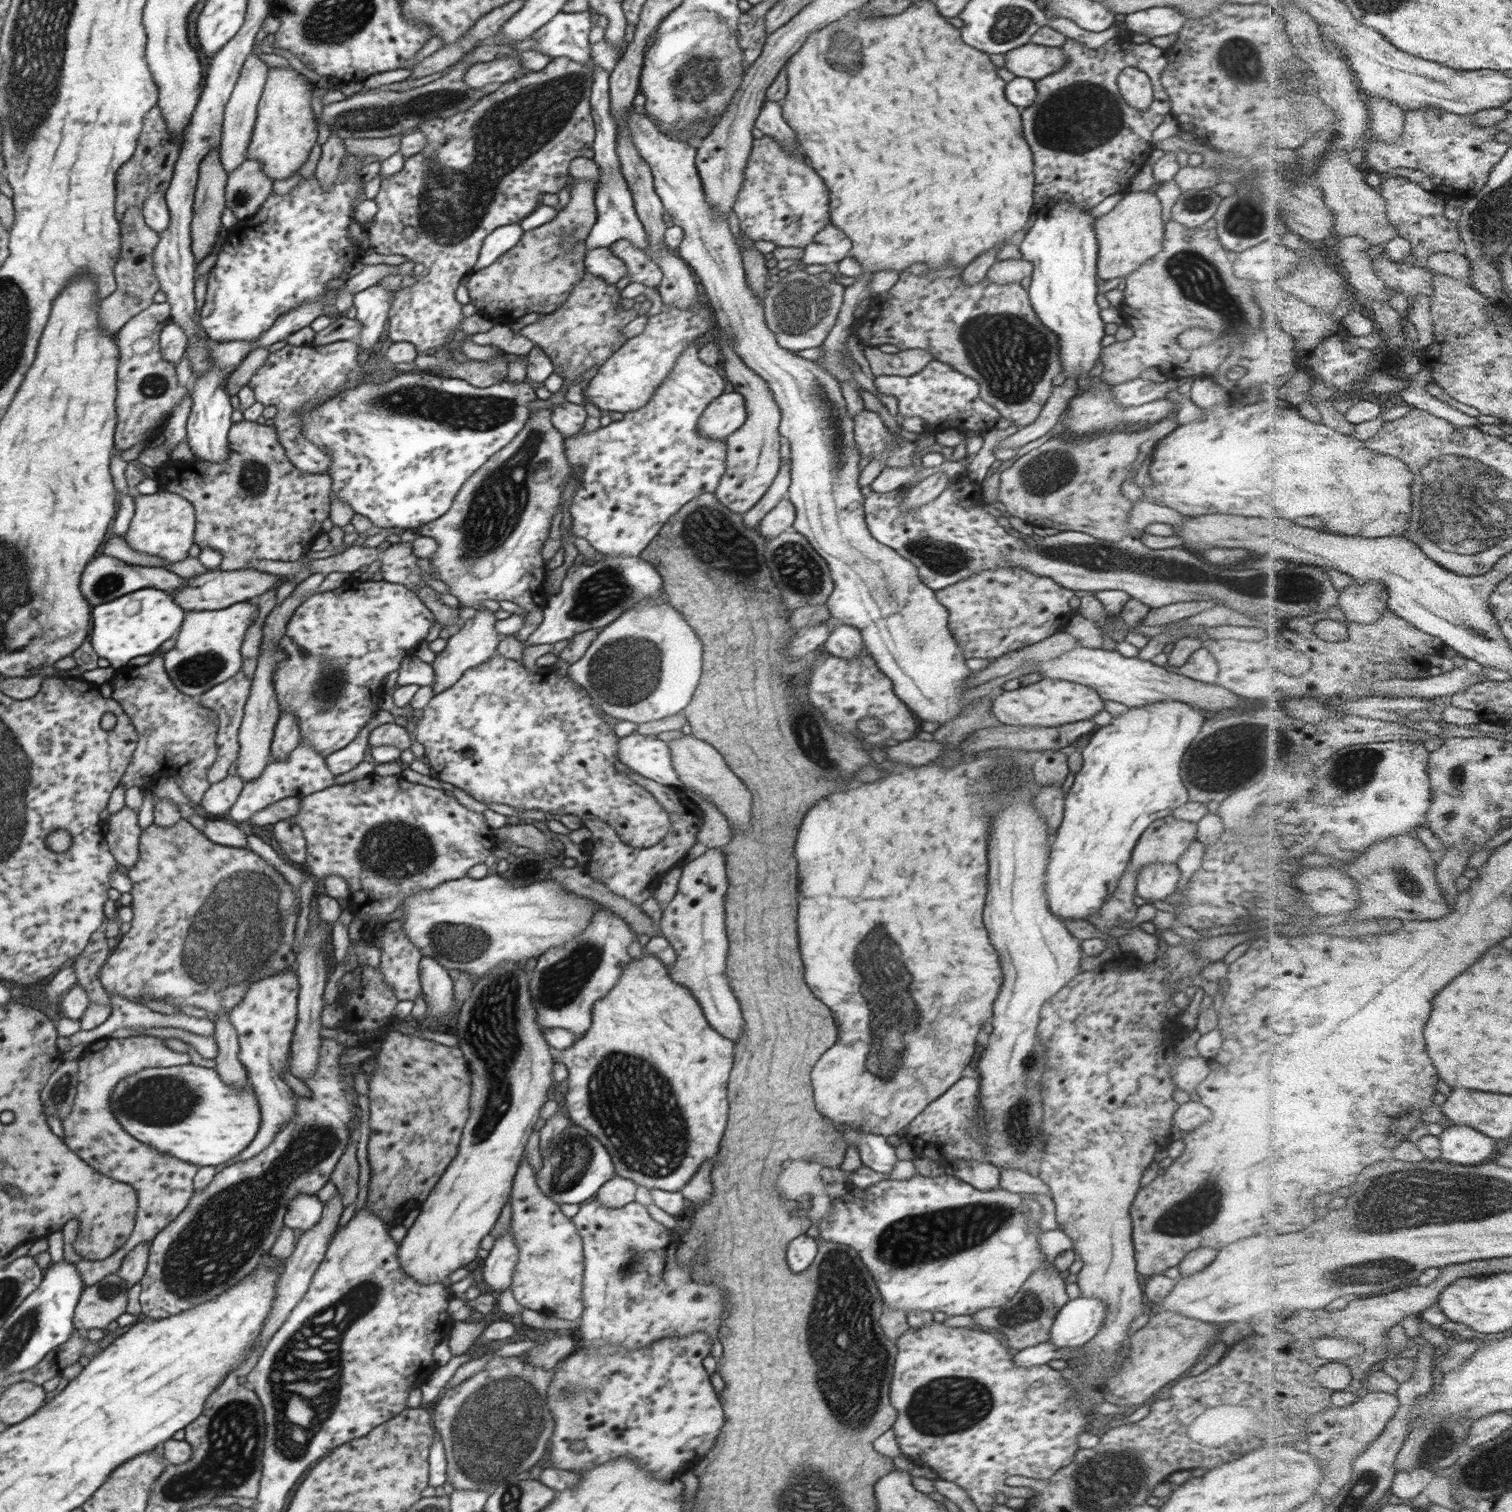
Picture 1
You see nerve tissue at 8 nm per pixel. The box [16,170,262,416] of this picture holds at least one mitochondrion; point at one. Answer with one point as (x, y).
(154, 385)

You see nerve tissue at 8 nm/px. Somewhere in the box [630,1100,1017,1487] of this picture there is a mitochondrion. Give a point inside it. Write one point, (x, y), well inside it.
(854, 1358)

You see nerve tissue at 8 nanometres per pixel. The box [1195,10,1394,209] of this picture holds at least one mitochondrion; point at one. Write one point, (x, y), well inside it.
(1237, 61)

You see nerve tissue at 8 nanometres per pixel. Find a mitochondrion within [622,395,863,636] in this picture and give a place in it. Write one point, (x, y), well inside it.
(718, 540)

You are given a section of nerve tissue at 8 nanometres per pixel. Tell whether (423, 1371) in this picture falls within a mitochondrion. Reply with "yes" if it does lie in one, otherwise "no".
no

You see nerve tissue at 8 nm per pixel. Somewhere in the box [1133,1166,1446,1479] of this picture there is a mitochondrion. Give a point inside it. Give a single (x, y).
(1378, 1273)

